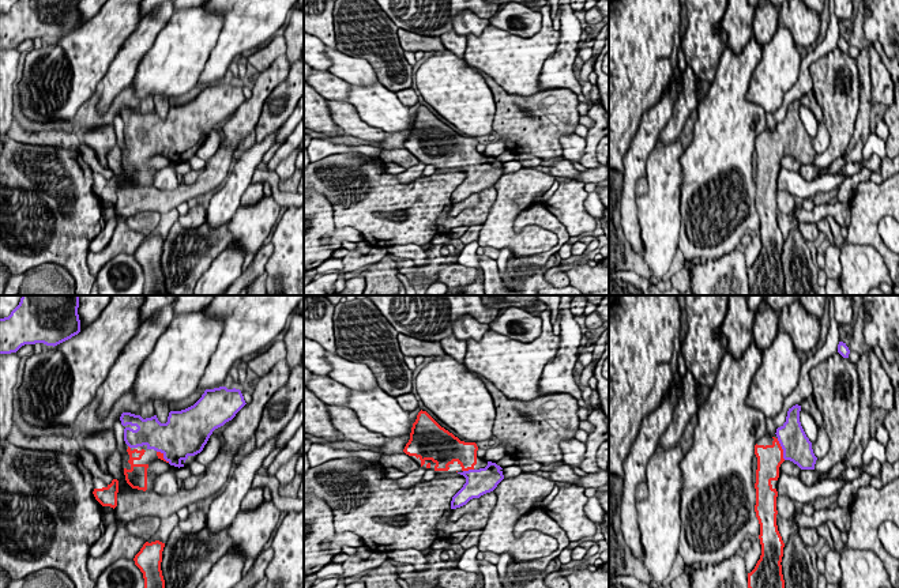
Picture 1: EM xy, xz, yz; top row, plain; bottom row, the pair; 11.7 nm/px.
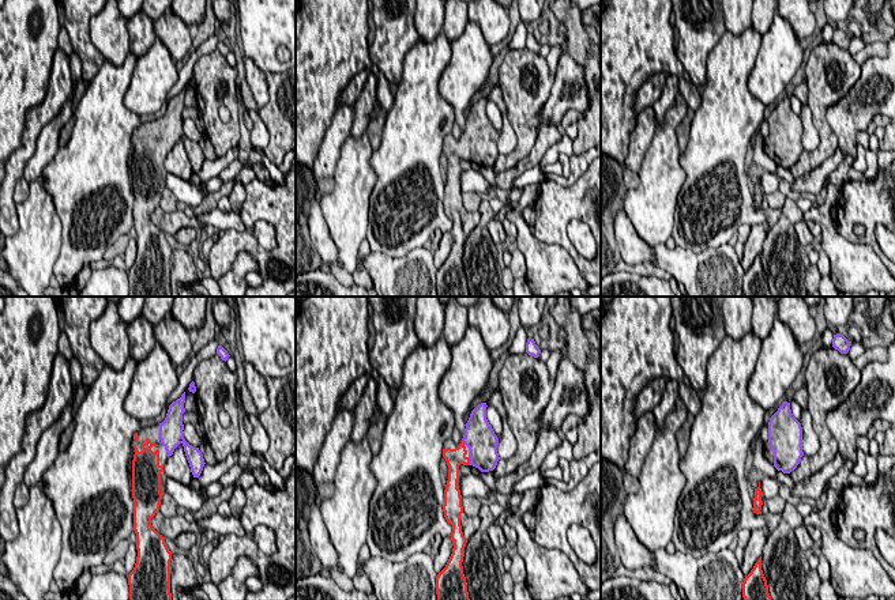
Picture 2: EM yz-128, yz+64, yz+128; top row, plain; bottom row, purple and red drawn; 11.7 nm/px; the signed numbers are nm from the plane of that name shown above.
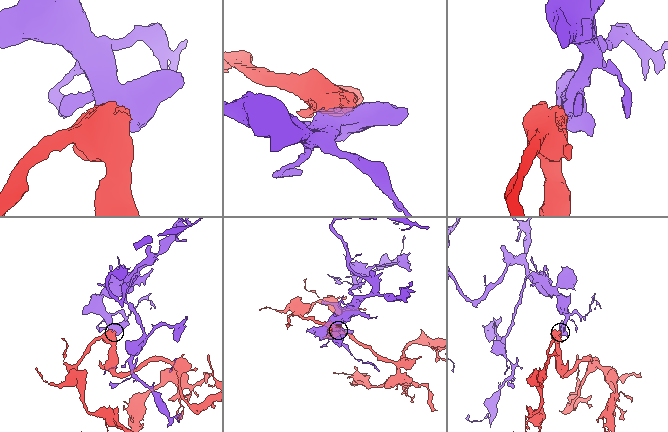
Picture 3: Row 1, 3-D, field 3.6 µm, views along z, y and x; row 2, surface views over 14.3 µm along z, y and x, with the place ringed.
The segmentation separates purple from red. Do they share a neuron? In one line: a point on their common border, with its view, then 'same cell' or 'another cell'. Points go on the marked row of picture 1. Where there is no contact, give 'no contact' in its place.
yz (782, 448) | same cell

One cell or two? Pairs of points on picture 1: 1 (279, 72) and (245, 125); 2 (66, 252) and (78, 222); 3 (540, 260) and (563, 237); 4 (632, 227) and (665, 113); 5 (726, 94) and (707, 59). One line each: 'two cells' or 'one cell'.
1: one cell
2: one cell
3: one cell
4: one cell
5: two cells

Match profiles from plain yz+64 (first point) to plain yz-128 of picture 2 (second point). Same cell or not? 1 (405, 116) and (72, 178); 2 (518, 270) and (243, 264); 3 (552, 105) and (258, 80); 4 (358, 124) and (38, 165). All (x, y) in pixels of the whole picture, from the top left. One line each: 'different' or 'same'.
1: same
2: different
3: same
4: same

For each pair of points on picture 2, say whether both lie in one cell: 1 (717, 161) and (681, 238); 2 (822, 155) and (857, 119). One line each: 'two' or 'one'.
1: one
2: two

